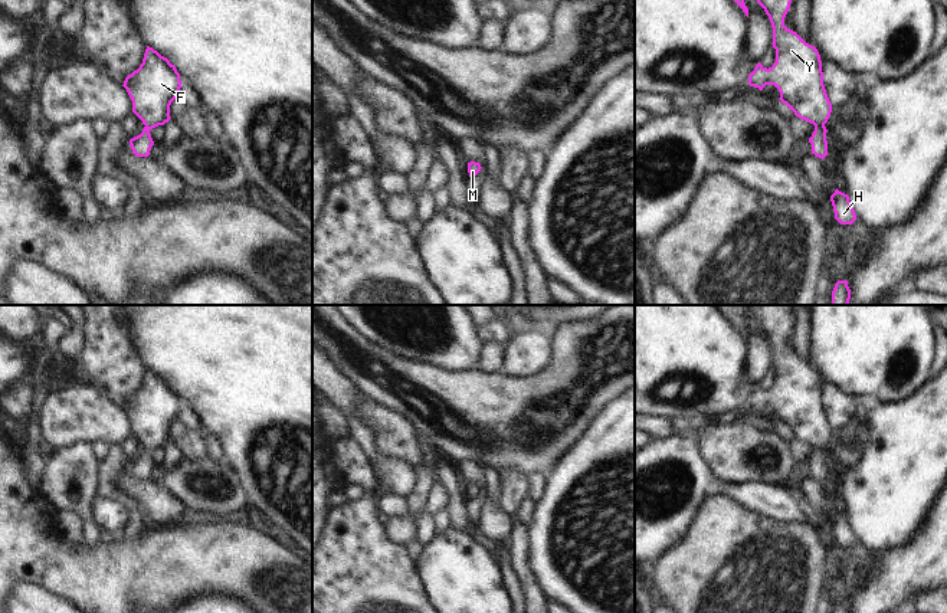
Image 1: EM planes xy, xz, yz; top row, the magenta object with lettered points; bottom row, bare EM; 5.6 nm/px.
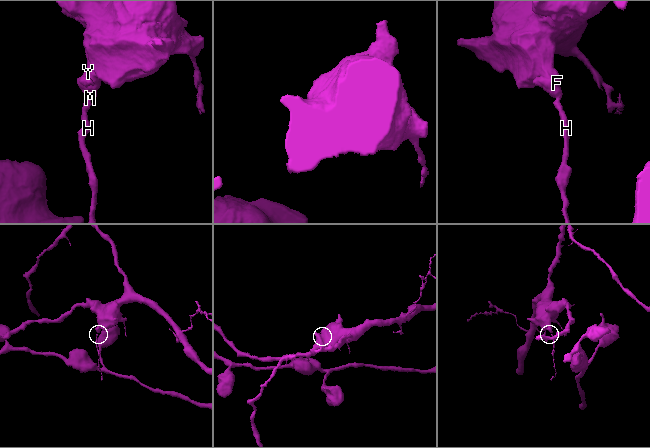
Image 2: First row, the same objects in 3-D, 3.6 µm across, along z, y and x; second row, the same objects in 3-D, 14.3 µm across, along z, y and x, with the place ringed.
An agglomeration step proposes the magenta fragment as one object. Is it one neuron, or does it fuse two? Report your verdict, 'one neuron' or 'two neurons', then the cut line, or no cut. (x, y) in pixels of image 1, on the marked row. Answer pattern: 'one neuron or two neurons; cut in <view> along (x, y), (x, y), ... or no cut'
one neuron; no cut

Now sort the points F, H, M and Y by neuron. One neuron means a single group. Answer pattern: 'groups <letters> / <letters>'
groups F H M Y

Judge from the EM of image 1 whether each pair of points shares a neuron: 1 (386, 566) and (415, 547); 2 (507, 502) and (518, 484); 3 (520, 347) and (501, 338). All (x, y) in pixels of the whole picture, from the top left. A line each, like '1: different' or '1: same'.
1: different
2: same
3: different

